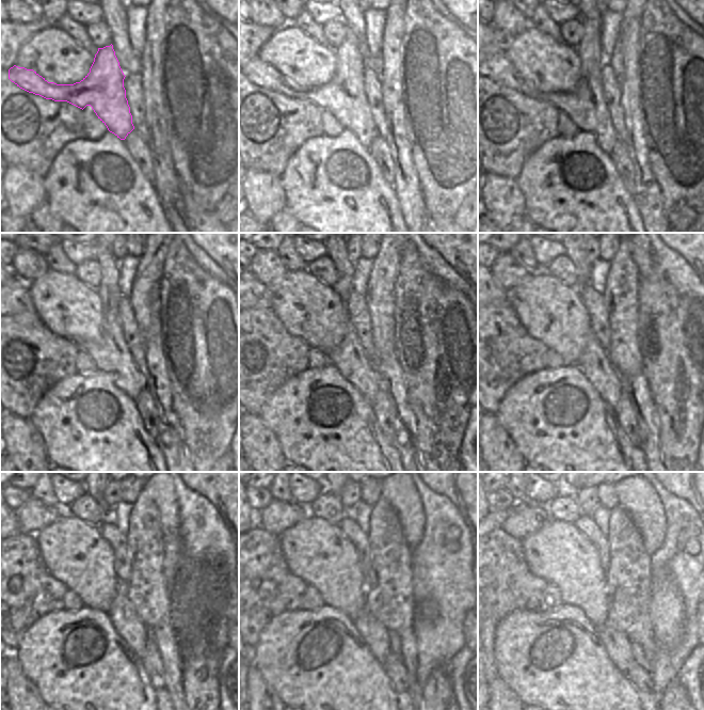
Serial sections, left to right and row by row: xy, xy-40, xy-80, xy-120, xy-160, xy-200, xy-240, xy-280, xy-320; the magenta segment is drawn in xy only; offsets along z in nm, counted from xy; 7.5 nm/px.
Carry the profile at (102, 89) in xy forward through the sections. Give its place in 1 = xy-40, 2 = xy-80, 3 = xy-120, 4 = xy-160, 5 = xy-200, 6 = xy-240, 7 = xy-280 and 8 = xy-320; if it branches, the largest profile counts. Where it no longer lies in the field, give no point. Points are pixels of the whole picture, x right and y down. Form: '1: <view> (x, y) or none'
1: xy-40 (344, 96)
2: xy-80 (585, 105)
3: xy-120 (109, 351)
4: xy-160 (349, 357)
5: xy-200 (594, 363)
6: xy-240 (124, 618)
7: xy-280 (373, 633)
8: xy-320 (618, 646)

